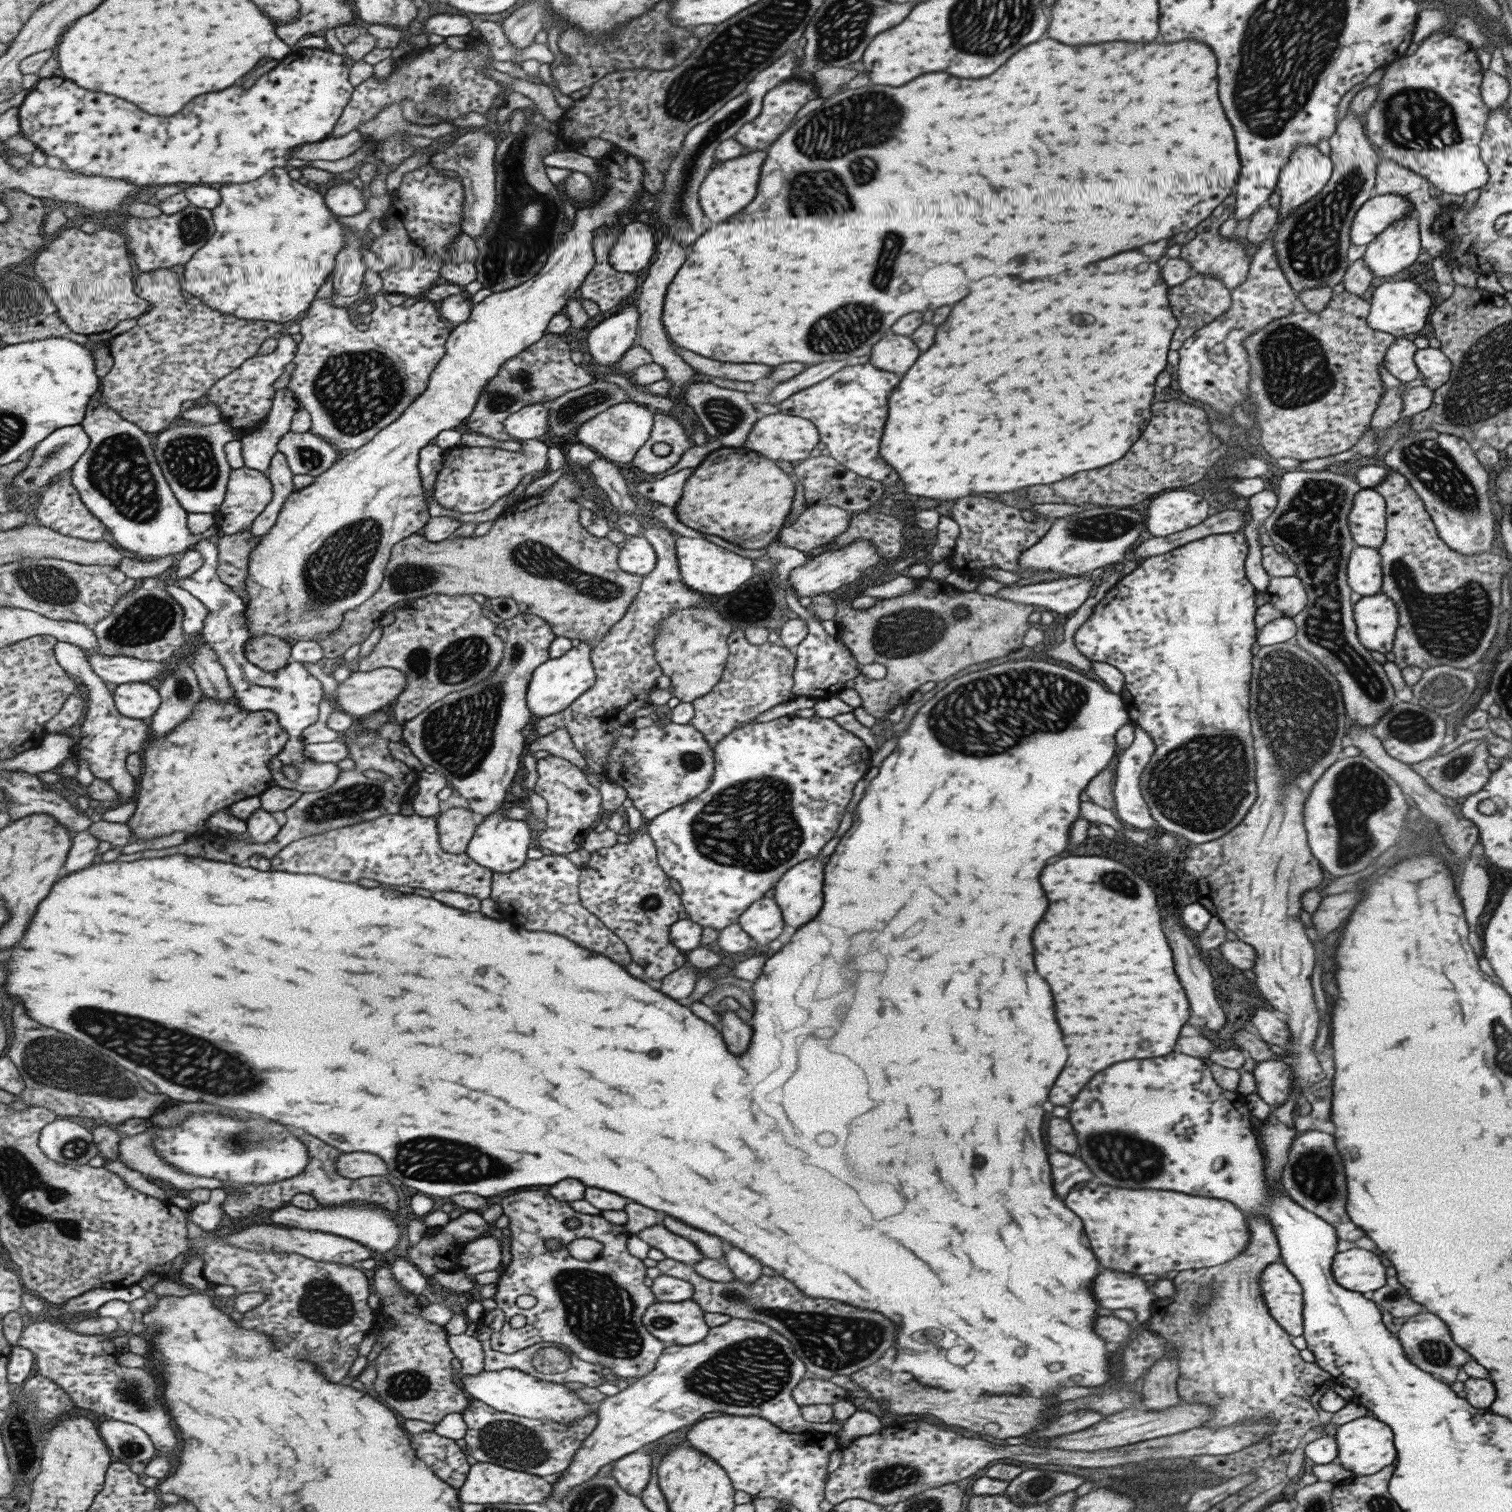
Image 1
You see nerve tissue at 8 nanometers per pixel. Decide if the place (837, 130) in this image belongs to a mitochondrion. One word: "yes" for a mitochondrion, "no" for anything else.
yes

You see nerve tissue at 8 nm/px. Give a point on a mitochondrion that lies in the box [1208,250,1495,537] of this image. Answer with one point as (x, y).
(1295, 368)

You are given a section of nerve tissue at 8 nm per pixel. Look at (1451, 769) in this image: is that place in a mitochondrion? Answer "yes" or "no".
yes

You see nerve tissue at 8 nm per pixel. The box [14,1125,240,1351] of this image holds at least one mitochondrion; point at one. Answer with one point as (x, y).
(76, 1148)

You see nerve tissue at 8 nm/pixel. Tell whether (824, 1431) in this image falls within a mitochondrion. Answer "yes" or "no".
no

